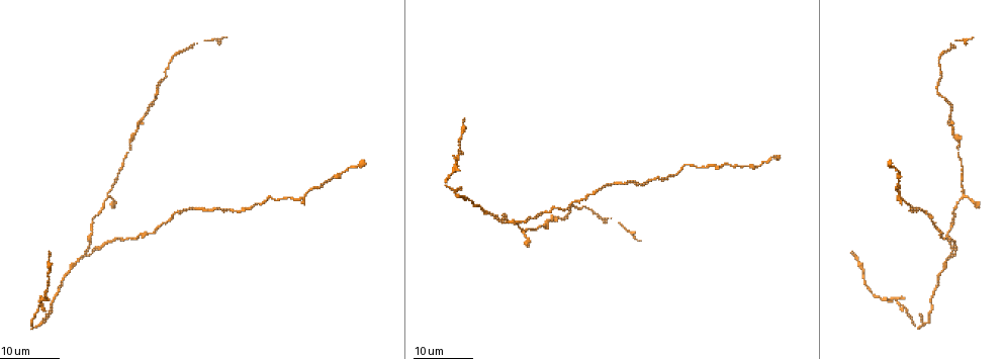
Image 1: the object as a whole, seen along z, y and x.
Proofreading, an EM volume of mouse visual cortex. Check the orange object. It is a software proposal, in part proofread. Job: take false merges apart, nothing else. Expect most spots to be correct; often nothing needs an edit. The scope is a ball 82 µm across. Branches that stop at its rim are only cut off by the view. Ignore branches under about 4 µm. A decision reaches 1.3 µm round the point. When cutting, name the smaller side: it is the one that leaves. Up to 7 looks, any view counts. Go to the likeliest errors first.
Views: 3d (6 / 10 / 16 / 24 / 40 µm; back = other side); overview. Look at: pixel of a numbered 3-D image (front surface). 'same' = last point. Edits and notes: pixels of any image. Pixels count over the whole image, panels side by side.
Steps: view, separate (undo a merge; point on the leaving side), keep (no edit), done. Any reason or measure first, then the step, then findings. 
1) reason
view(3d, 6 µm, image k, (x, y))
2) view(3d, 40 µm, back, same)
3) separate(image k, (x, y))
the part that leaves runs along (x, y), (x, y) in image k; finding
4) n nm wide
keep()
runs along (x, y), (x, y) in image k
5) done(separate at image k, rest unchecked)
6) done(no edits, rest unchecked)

arms run side by side
view(3d, 24 µm, image 1, (141, 119))

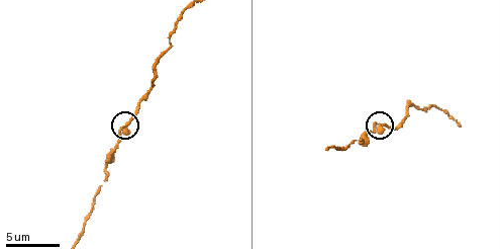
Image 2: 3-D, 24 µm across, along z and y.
closer look
view(3d, 10 µm, image 2, (129, 125))

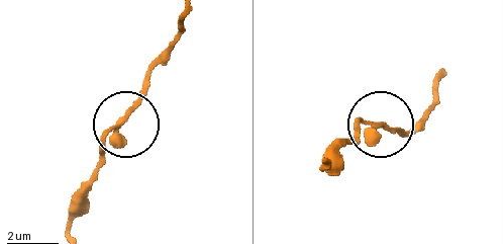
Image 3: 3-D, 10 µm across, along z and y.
3 arms
keep()
all the same neuron

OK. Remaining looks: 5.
thick turns thin
view(3d, 16 µm, image 1, (270, 197))

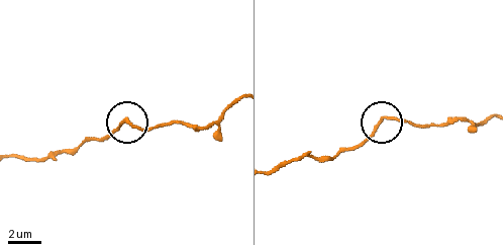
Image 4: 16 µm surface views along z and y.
view(3d, 6 µm, image 4, (130, 123))

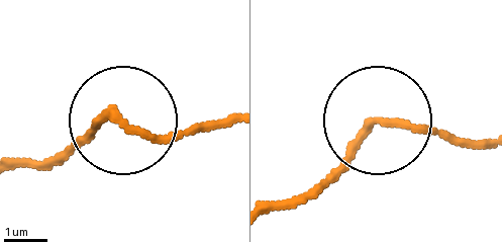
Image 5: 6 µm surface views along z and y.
190 nm wide
keep()
runs along (15, 169), (59, 158), (113, 122), (167, 140), (228, 129) in image 5; one neuron here

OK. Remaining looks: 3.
view(3d, 10 µm, image 2, (106, 173))

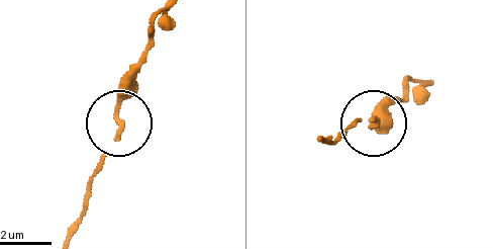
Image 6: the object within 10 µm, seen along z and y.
190 nm wide
keep()
runs along (70, 230), (117, 132), (117, 105), (138, 73), (141, 56) in image 6; all the same neuron

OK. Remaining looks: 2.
done(no edits, rest unchecked)

